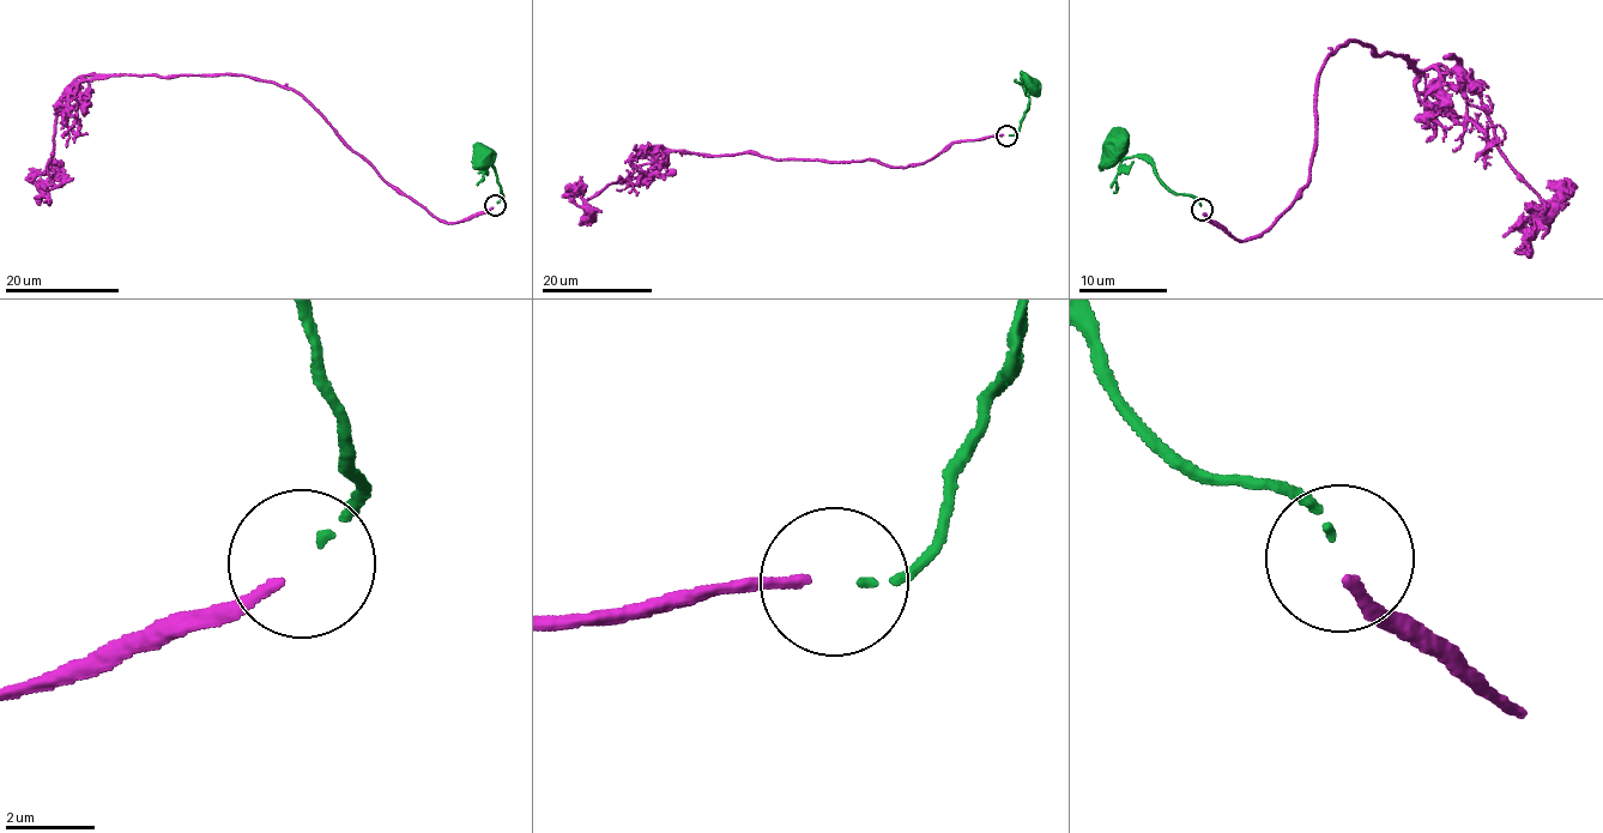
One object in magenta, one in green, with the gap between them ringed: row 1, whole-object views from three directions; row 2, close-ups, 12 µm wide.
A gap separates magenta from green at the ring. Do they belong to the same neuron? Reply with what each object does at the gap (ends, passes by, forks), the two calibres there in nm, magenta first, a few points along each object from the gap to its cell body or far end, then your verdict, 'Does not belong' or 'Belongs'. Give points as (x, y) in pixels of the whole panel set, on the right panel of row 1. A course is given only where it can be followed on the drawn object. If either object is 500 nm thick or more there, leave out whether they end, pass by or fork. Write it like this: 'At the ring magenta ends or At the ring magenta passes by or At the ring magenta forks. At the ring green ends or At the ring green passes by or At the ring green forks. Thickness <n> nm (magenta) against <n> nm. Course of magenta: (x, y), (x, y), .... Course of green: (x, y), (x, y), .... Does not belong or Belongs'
At the ring magenta ends. At the ring green ends. Thickness 240 nm (magenta) against 150 nm. Course of magenta: (1204, 213), (1242, 240), (1275, 224), (1354, 41), (1481, 98), (1540, 199), (1514, 249). Course of green: (1202, 205), (1191, 195), (1175, 194), (1149, 163), (1126, 157), (1118, 148). Belongs

